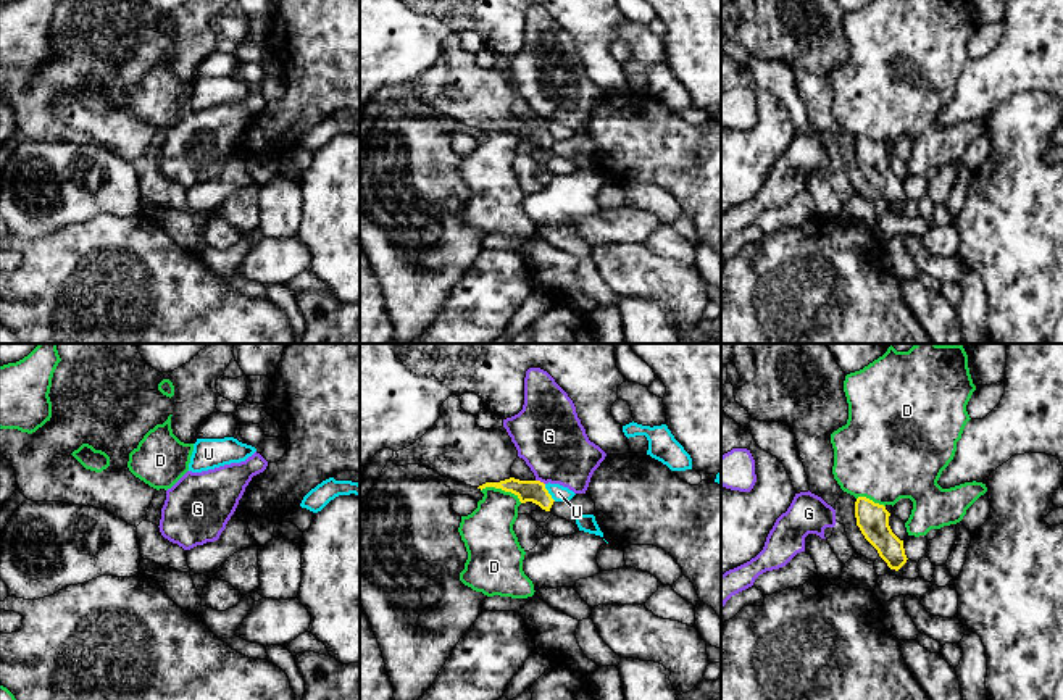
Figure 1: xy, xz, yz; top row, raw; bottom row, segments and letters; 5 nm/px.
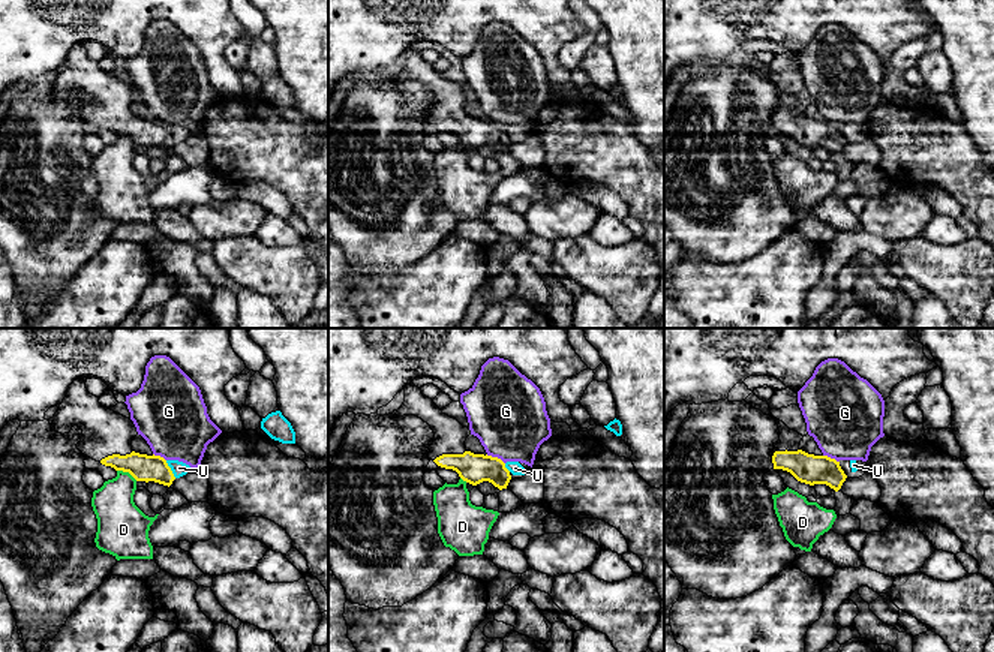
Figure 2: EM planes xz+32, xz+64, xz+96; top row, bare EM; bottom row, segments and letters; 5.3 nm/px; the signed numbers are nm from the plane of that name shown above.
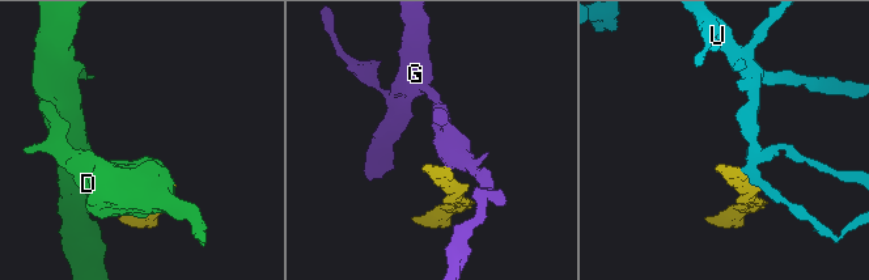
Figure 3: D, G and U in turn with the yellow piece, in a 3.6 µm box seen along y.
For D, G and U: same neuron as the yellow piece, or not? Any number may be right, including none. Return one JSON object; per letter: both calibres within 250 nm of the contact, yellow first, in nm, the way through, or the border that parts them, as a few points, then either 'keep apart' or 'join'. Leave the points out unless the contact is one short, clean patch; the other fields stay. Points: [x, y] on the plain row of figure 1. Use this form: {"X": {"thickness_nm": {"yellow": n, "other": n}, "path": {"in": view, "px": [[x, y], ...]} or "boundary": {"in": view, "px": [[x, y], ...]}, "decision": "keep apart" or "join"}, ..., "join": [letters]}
{"D": {"thickness_nm": {"yellow": 110, "other": 260}, "boundary": {"in": "xz", "px": [[481, 128], [500, 126], [510, 129], [521, 141]]}, "decision": "keep apart"}, "G": {"thickness_nm": {"yellow": 110, "other": 340}, "boundary": {"in": "xz", "px": [[536, 118], [544, 123]]}, "decision": "keep apart"}, "U": {"thickness_nm": {"yellow": 110, "other": 80}, "boundary": {"in": "xz", "px": [[544, 123], [555, 139]]}, "decision": "keep apart"}, "join": []}

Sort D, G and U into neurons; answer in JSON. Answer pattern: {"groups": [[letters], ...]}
{"groups": [["D"], ["G"], ["U"]]}

